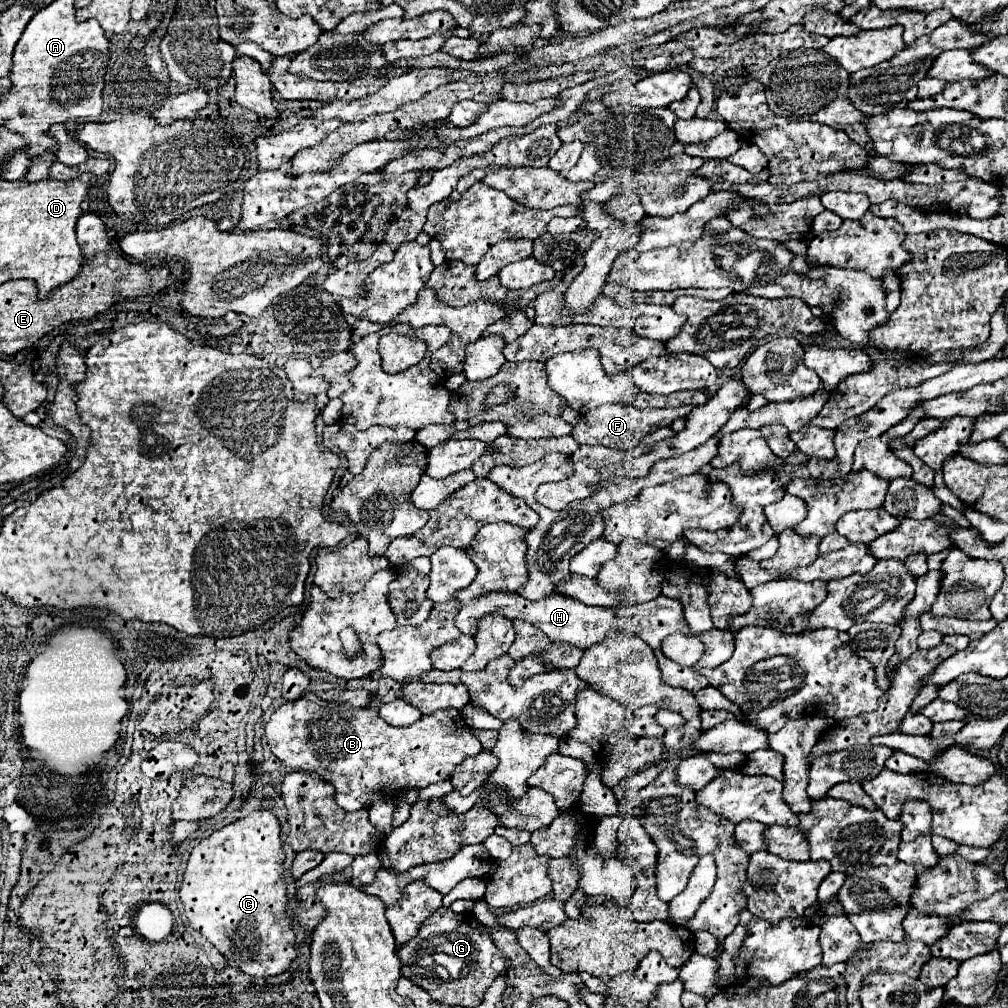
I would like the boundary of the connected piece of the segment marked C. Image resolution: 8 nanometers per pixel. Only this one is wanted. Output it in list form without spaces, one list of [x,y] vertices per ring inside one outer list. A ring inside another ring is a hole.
[[[253,811],[201,839],[191,851],[183,875],[179,893],[189,925],[211,941],[229,963],[251,977],[281,975],[297,957],[293,919],[287,913],[283,863],[277,817],[271,811]]]

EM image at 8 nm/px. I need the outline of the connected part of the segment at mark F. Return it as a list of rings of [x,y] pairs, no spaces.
[[[609,403],[609,405],[601,405],[597,409],[587,411],[585,415],[581,415],[579,423],[573,427],[571,437],[575,441],[579,441],[579,445],[605,445],[605,447],[613,447],[613,449],[623,449],[623,451],[631,451],[633,447],[639,445],[639,441],[649,435],[651,431],[657,431],[661,427],[671,427],[671,423],[677,417],[687,417],[691,409],[635,409],[623,403]]]

